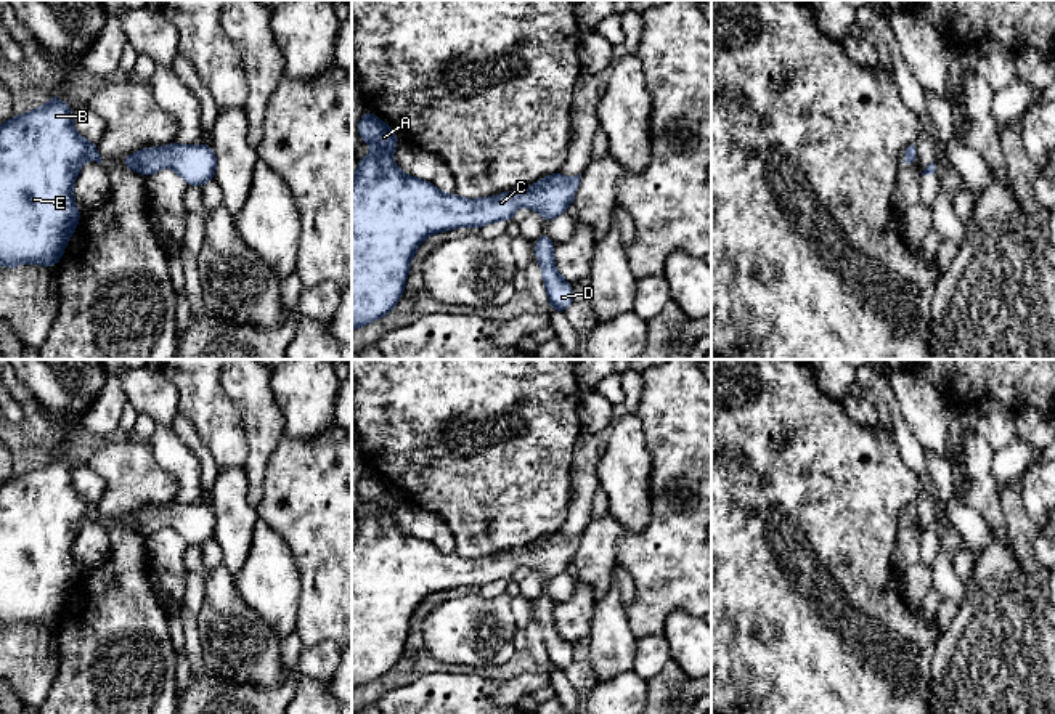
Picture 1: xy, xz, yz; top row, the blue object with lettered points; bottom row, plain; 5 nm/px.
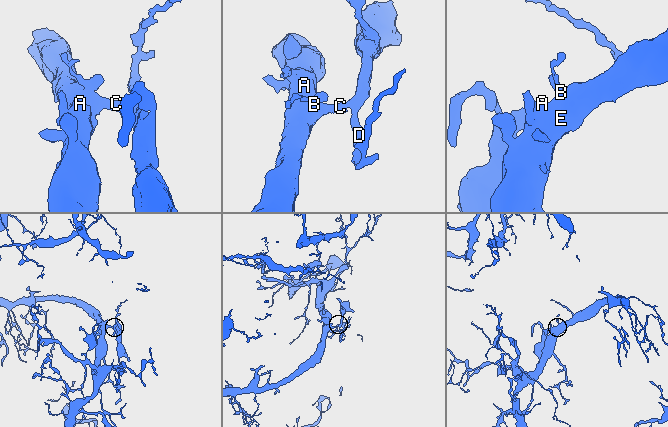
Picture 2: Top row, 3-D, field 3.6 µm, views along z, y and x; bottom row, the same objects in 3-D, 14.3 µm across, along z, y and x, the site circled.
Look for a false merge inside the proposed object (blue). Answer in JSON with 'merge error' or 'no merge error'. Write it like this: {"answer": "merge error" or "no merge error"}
{"answer": "no merge error"}

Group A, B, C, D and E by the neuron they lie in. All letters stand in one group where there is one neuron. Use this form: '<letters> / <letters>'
A B C D E

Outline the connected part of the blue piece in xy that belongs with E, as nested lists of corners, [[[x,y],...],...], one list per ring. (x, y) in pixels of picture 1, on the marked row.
[[[55,96],[43,106],[0,125],[0,265],[56,266],[82,215],[72,197],[74,181],[87,160],[101,164],[98,146],[80,136],[72,109]]]

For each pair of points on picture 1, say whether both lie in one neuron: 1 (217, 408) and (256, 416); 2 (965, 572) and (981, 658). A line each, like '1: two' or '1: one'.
1: two
2: two

